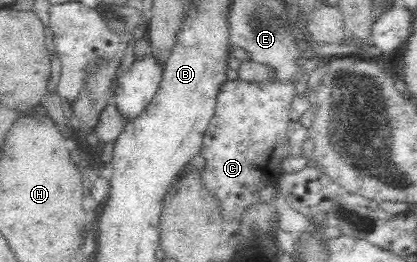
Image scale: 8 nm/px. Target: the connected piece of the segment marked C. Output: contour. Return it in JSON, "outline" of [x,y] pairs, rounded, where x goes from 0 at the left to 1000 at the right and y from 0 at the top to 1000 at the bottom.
{"outline":[[[578,298],[564,305],[544,302],[518,382],[518,416],[501,469],[499,492],[489,504],[480,595],[496,611],[484,641],[492,710],[530,756],[530,779],[544,786],[549,824],[578,840],[590,790],[609,782],[619,756],[612,748],[616,718],[633,702],[664,702],[664,664],[674,660],[667,622],[674,603],[698,592],[683,496],[695,458],[695,397],[707,366],[707,328],[717,305],[688,298],[686,305],[650,305],[631,313],[592,313]]]}

